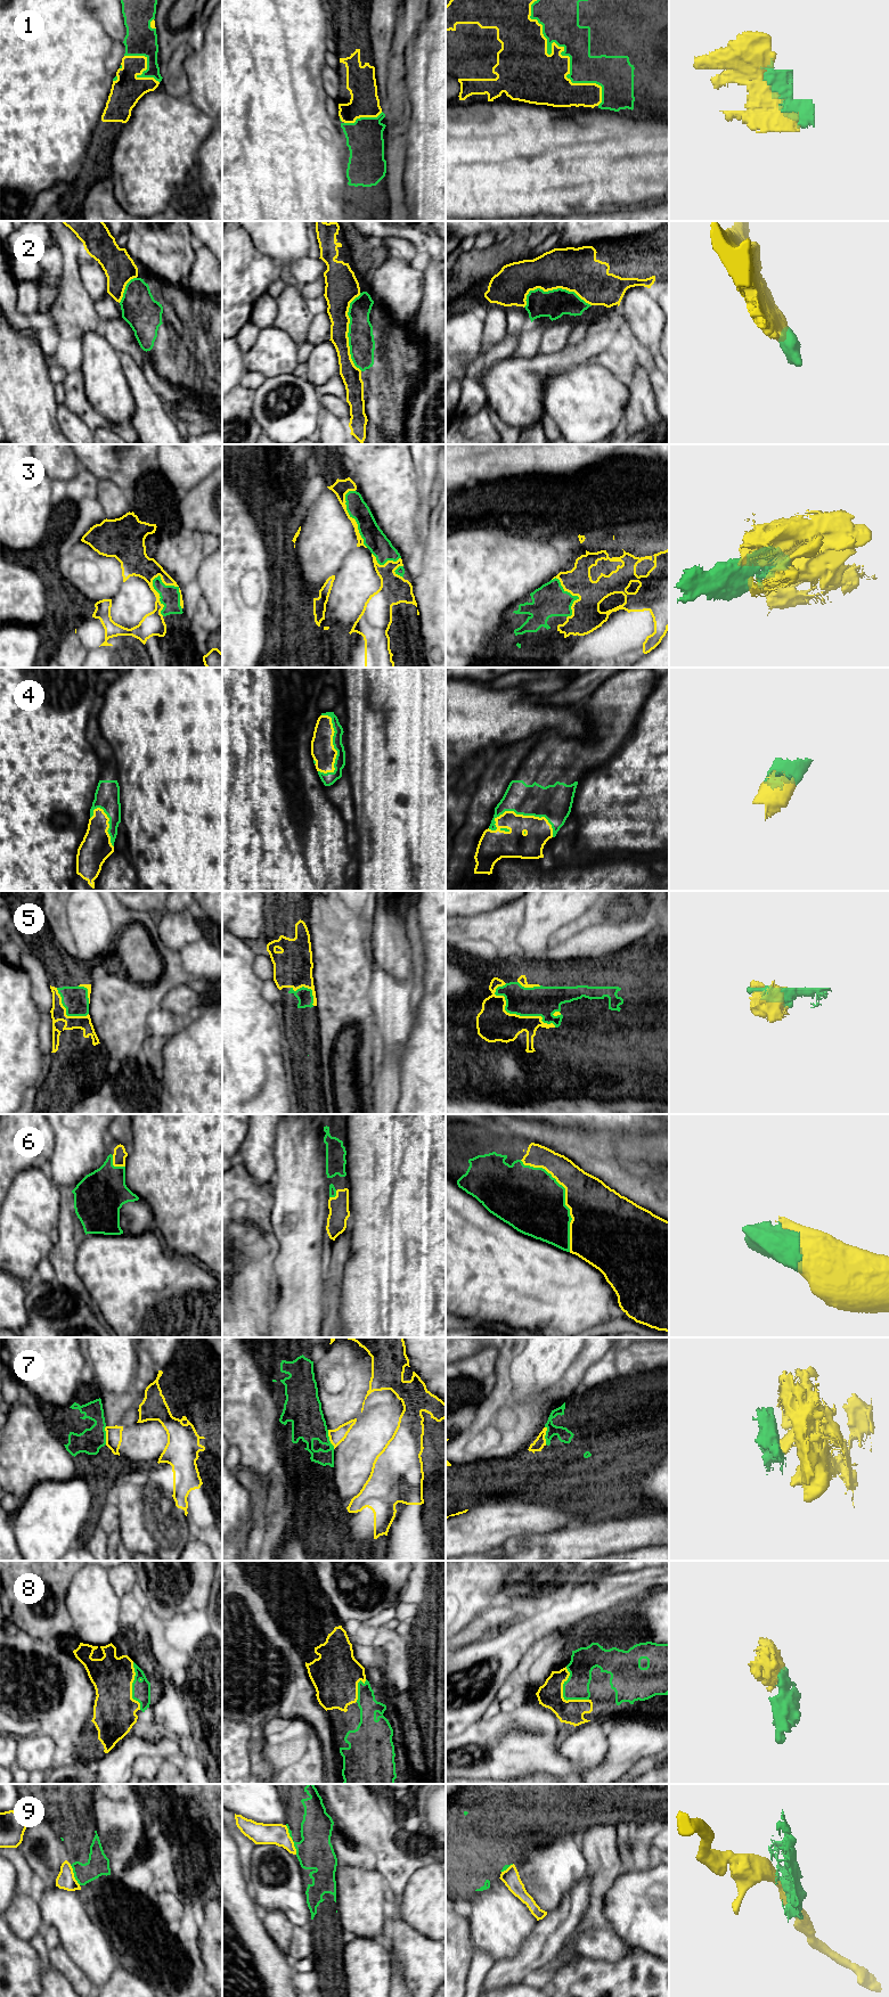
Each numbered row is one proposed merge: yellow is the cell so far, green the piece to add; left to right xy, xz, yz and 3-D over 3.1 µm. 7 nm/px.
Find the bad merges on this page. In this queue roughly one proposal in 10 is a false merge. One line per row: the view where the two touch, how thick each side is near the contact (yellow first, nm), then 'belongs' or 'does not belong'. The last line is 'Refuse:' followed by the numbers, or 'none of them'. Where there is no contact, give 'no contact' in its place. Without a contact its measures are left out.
1: yz | 360/280 nm | belongs
2: xz | 180/180 nm | belongs
3: xy | 160/140 nm | belongs
4: yz | 190/260 nm | belongs
5: yz | 240/220 nm | belongs
6: yz | 380/460 nm | belongs
7: xz | 100/240 nm | does not belong
8: yz | 180/180 nm | belongs
9: xy | 130/160 nm | does not belong
Refuse: 7, 9

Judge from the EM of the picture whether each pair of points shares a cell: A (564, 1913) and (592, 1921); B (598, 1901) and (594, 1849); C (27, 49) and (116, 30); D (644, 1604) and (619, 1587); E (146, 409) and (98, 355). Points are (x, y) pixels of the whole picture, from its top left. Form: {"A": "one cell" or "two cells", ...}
{"A": "two cells", "B": "one cell", "C": "two cells", "D": "two cells", "E": "two cells"}

